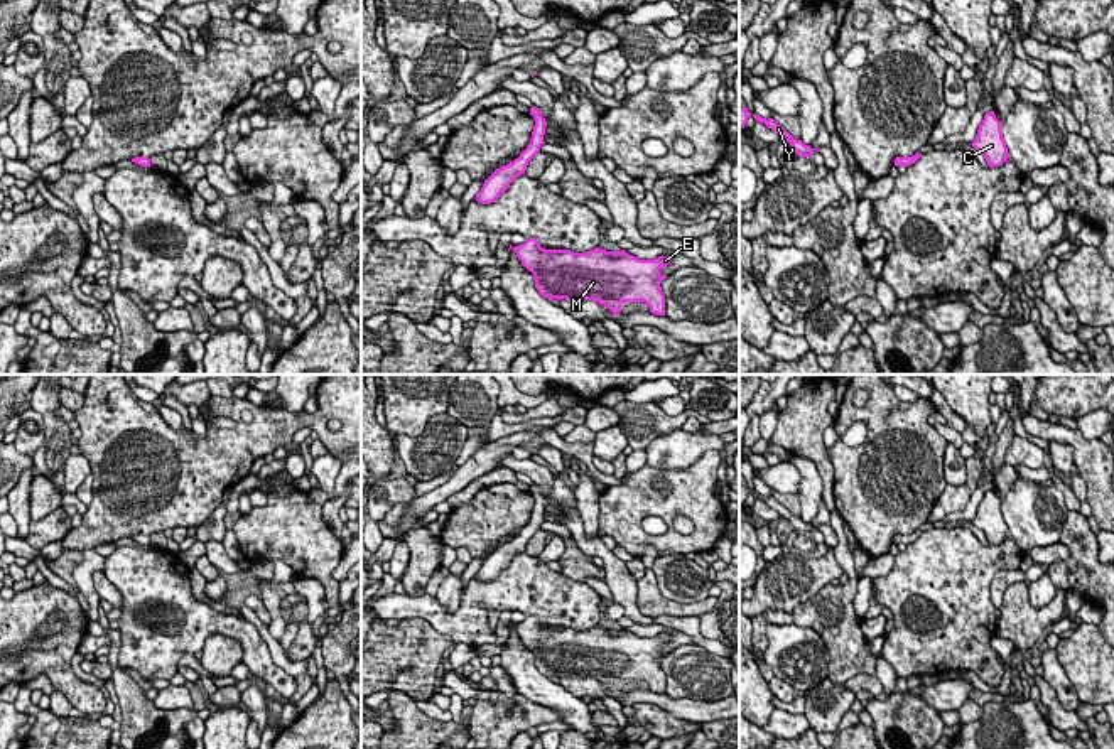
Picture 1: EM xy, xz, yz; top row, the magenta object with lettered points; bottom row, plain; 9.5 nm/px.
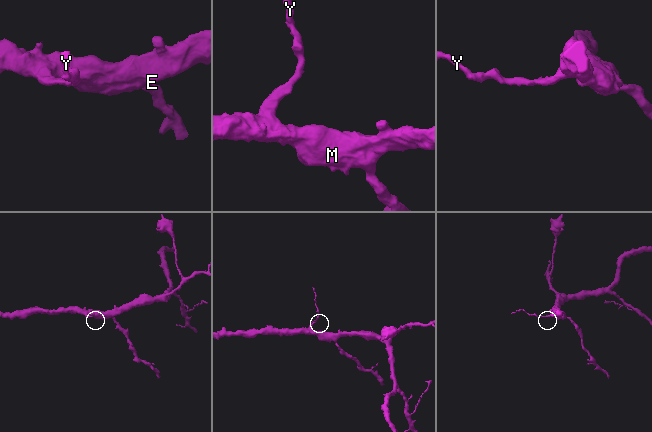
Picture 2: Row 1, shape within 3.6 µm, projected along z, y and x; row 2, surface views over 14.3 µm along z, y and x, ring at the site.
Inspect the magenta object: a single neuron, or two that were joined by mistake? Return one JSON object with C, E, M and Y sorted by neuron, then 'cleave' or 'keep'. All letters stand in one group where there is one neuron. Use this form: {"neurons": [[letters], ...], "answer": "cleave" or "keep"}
{"neurons": [["C", "E", "M"], ["Y"]], "answer": "cleave"}

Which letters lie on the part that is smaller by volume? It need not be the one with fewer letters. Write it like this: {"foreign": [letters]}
{"foreign": ["Y"]}

